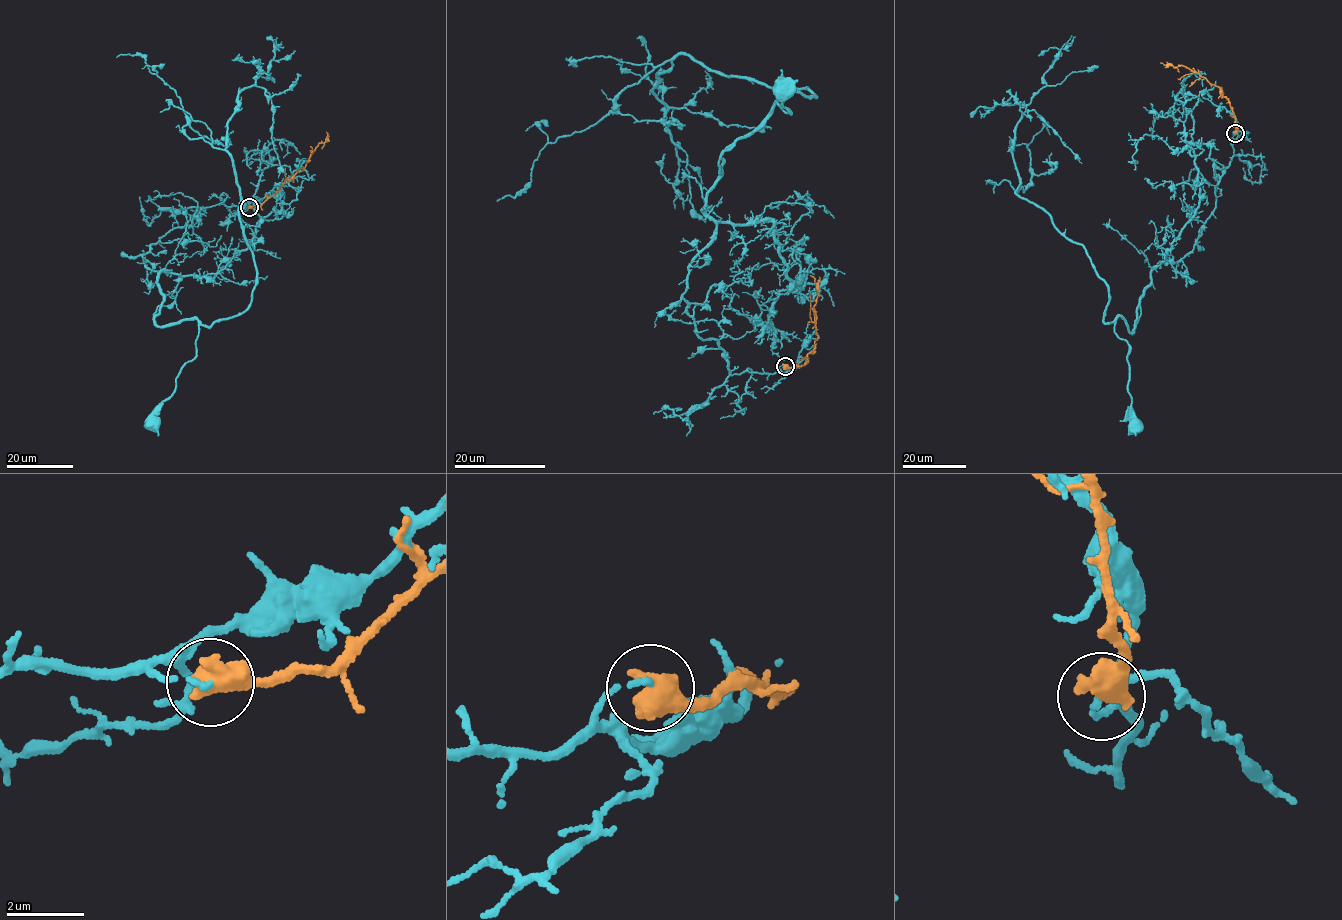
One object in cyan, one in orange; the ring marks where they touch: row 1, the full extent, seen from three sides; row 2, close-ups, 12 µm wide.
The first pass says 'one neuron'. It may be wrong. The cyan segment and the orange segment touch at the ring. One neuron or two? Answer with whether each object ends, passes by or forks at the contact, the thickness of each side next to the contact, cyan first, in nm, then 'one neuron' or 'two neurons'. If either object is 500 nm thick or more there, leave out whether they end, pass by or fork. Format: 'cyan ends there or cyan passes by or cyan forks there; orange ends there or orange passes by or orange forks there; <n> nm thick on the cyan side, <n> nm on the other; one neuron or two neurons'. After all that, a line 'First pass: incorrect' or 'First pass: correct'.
120 nm thick on the cyan side, 800 nm on the other; two neurons
First pass: incorrect

